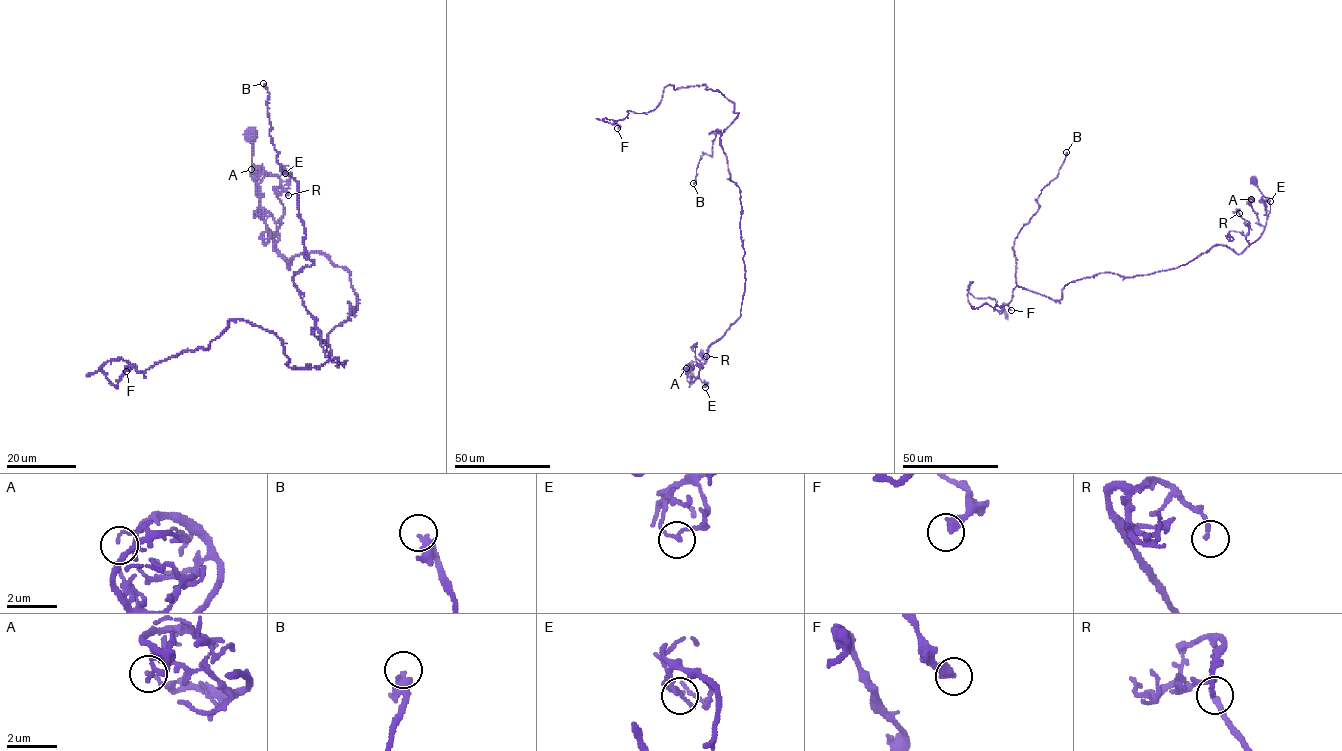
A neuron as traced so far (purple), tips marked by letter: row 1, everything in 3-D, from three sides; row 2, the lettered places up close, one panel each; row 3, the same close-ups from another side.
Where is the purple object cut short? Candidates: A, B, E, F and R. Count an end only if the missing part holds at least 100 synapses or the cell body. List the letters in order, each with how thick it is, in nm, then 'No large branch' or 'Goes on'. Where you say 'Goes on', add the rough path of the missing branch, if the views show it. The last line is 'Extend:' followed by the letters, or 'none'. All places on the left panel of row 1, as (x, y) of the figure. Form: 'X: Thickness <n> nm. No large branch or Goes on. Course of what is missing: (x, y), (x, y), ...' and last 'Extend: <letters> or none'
A: Thickness 110 nm. No large branch
B: Thickness 360 nm. Goes on. Course of what is missing: (263, 83), (255, 68), (269, 64), (288, 52), (283, 41), (260, 21), (274, 24), (260, 25), (253, 33)
E: Thickness 140 nm. No large branch
F: Thickness 400 nm. No large branch
R: Thickness 150 nm. No large branch
Extend: B

